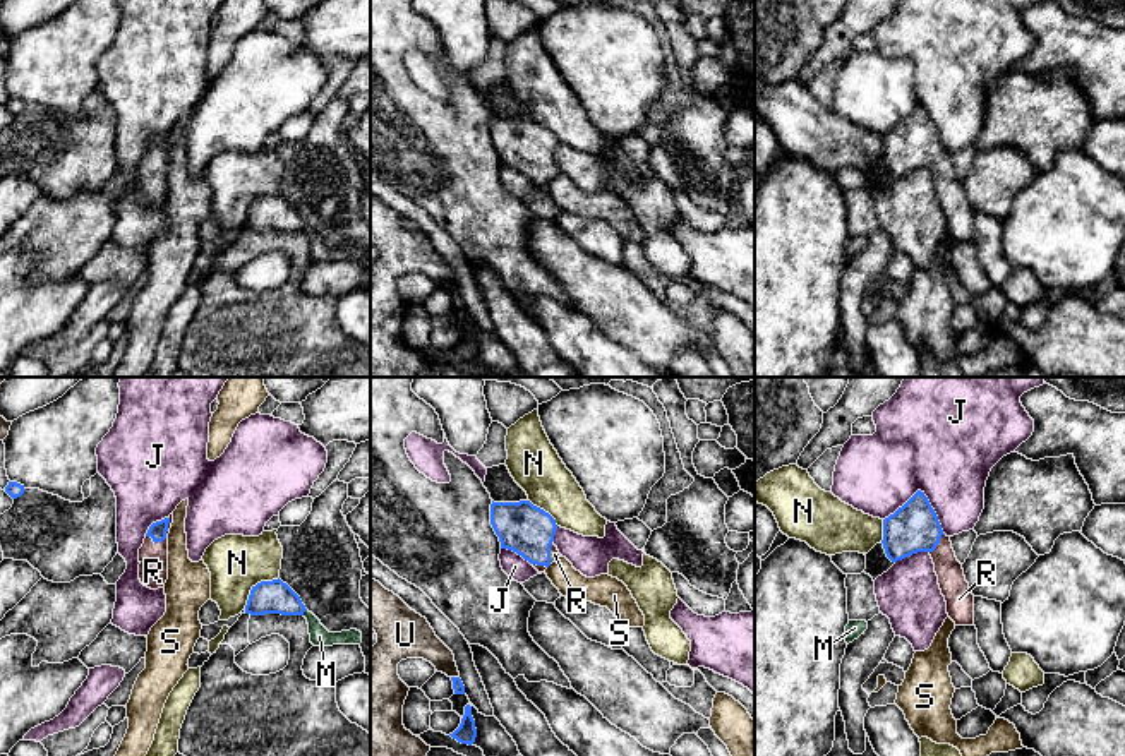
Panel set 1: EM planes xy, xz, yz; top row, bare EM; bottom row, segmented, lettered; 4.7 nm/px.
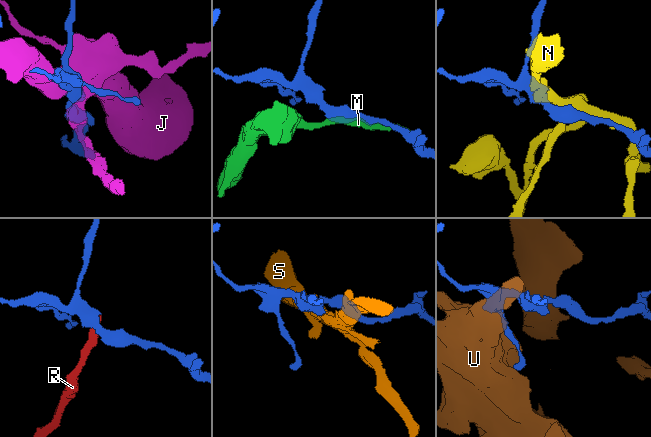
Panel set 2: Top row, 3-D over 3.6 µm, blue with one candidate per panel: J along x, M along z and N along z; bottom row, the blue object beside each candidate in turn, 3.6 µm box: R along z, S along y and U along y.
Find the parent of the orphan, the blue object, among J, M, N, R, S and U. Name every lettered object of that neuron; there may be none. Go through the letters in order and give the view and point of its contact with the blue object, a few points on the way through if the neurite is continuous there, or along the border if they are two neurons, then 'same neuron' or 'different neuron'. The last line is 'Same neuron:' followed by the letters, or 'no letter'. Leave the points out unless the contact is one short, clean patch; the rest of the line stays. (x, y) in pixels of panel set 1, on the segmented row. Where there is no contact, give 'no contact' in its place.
J: meets blue in yz at (923, 494); different neuron
M: meets blue in xy at (304, 611); different neuron
N: meets blue in xy at (256, 585); different neuron
R: meets blue in xy at (167, 530); runs through xy (158, 530), (167, 530), (155, 547), (153, 571); same neuron
S: no contact; different neuron
U: meets blue in xz at (455, 678); different neuron
Same neuron: R

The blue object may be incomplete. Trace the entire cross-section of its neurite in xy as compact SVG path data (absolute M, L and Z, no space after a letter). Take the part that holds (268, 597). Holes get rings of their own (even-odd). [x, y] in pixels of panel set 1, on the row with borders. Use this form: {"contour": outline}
{"contour": "M280 578L273 581L261 581L252 586L245 605L245 614L250 615L304 615L305 610L307 609L300 597Z"}

